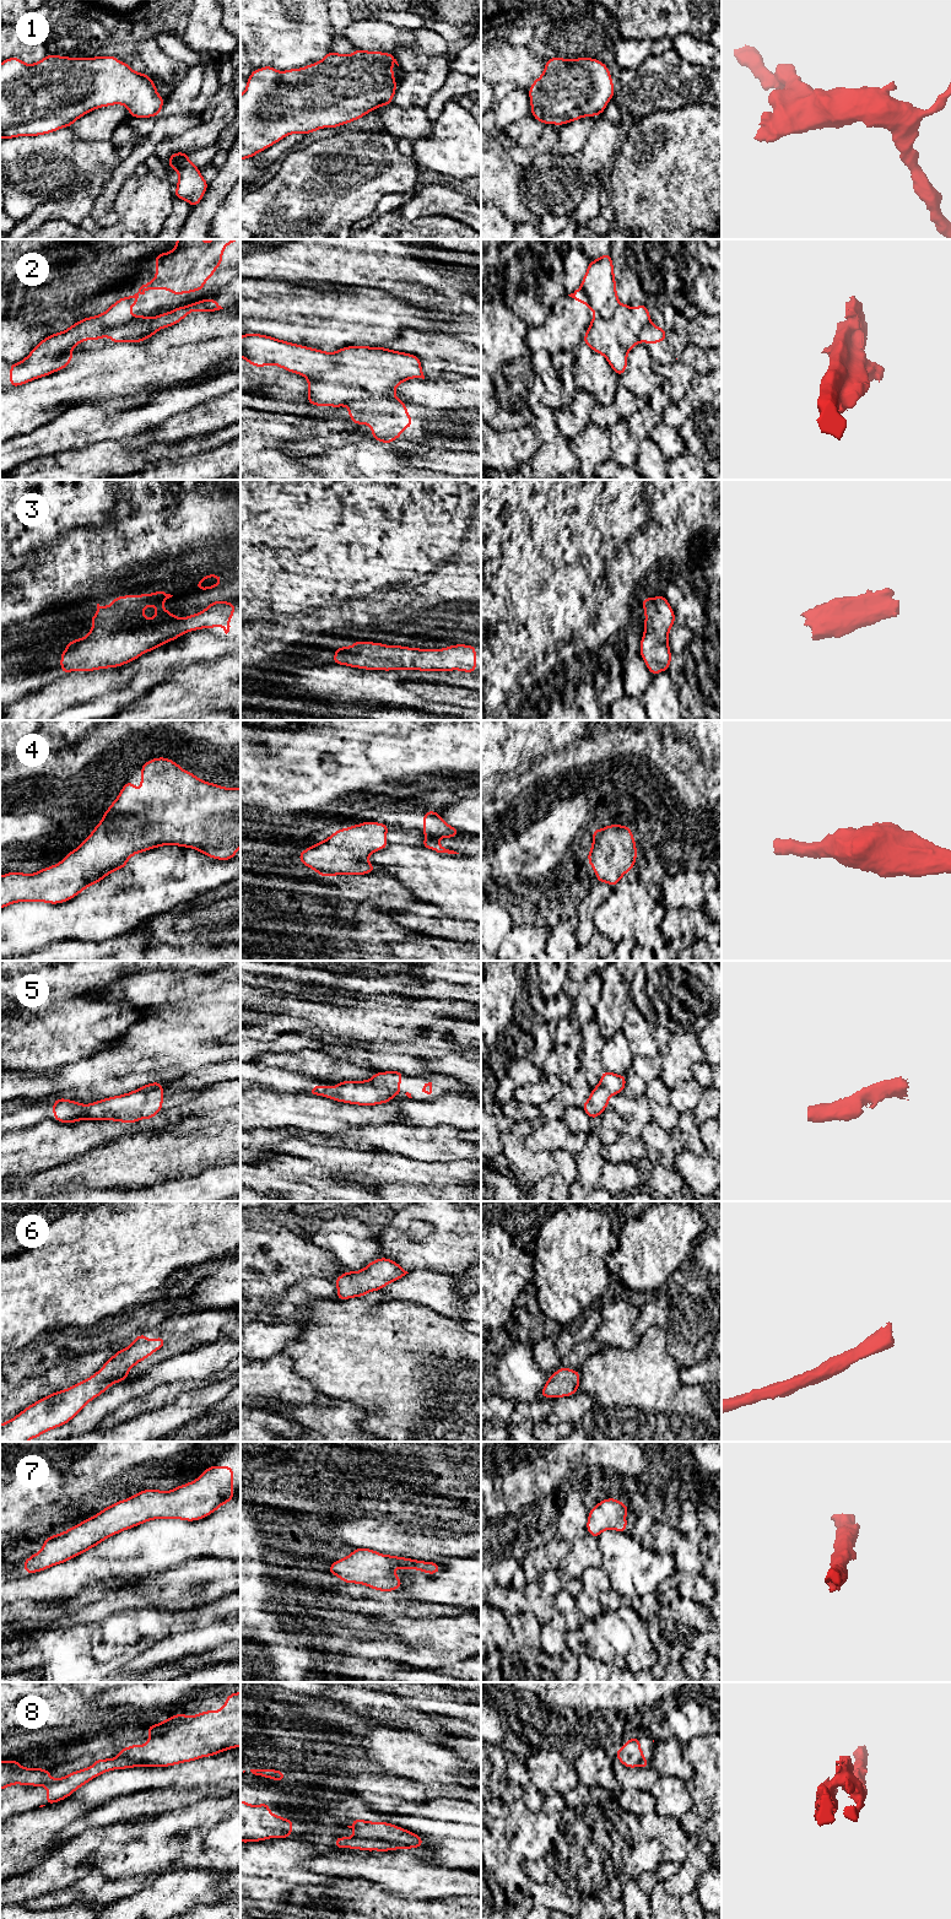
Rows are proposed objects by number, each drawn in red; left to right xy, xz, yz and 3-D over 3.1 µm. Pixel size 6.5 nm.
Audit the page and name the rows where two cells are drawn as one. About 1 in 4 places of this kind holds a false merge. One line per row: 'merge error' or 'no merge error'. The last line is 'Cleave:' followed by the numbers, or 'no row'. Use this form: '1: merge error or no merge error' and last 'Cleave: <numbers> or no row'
1: no merge error
2: merge error
3: no merge error
4: no merge error
5: no merge error
6: no merge error
7: no merge error
8: no merge error
Cleave: 2

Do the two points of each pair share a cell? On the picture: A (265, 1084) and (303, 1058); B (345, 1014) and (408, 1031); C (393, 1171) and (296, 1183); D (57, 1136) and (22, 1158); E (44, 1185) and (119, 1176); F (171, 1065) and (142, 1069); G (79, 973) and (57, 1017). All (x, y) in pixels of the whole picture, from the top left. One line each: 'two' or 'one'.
A: two
B: one
C: two
D: one
E: one
F: one
G: two

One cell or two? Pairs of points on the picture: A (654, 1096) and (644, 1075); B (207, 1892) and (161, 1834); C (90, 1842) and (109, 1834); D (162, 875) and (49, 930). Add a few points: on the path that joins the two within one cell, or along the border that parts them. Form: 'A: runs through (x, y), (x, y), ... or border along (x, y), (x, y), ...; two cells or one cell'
A: border along (659, 1076), (647, 1085), (643, 1093); two cells
B: border along (165, 1870), (204, 1868), (217, 1872); two cells
C: runs through (95, 1837), (104, 1834); one cell
D: runs through (134, 895), (91, 917), (77, 919); one cell

